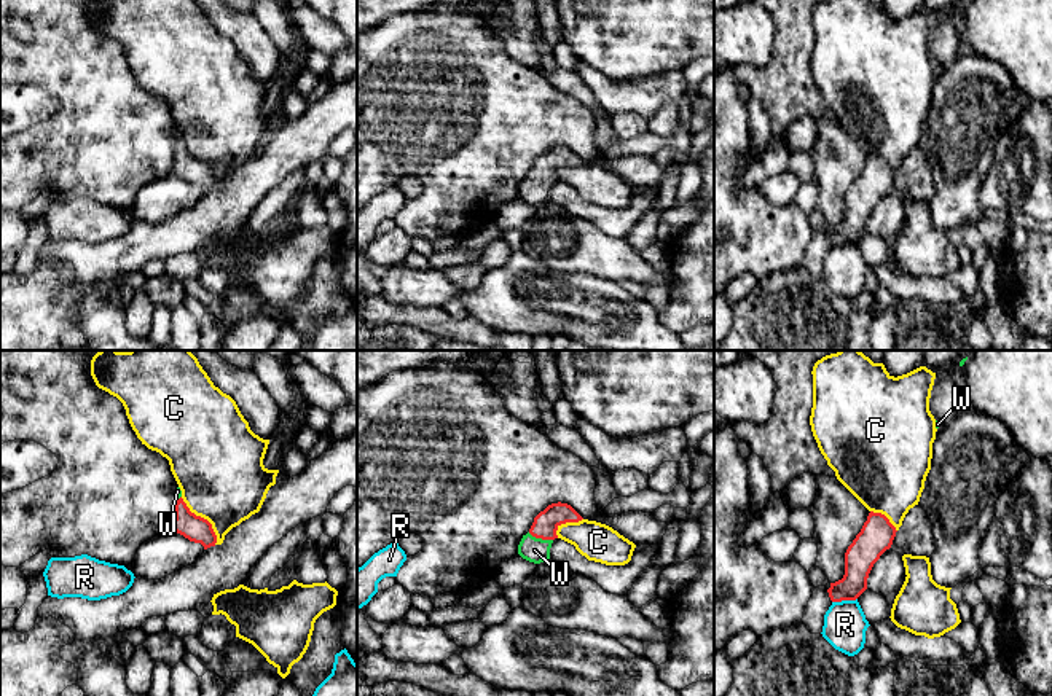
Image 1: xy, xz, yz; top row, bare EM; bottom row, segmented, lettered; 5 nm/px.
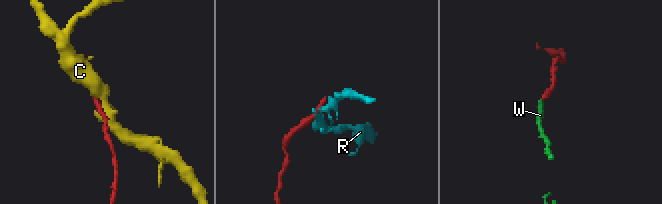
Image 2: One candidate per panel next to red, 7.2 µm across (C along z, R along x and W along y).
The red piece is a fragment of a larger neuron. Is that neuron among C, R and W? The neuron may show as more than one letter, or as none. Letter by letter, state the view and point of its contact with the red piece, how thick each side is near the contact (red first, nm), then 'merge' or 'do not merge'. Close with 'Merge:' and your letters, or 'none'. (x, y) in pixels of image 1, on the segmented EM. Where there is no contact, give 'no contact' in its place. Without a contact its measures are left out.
C: meets red in xy at (203, 518); 130 nm thick on the red side, 440 nm on the other; do not merge
R: meets red in yz at (843, 599); 160 nm thick on the red side, 220 nm on the other; do not merge
W: meets red in xz at (541, 537); 130 nm thick on the red side, 130 nm on the other; merge
Merge: W

